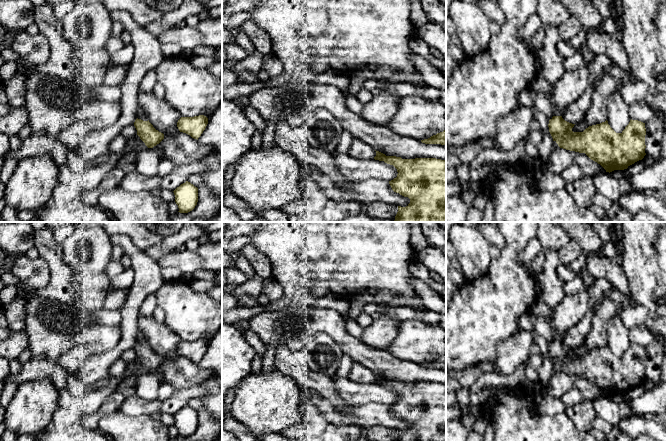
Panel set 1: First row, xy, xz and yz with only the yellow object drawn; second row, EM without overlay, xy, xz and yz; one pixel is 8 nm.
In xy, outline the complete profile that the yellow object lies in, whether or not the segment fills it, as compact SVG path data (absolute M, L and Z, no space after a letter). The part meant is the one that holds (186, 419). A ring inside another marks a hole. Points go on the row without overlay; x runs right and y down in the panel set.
M186 405L177 411L174 415L175 426L178 429L180 437L192 435L198 426L198 412Z

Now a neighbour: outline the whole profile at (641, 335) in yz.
M636 326L629 329L629 340L632 344L643 347L649 346L655 338L655 334L646 326Z

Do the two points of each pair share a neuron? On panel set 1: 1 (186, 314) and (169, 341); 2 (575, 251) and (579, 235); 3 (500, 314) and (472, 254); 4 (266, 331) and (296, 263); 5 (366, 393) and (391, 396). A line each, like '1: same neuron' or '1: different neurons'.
1: different neurons
2: different neurons
3: different neurons
4: different neurons
5: same neuron

